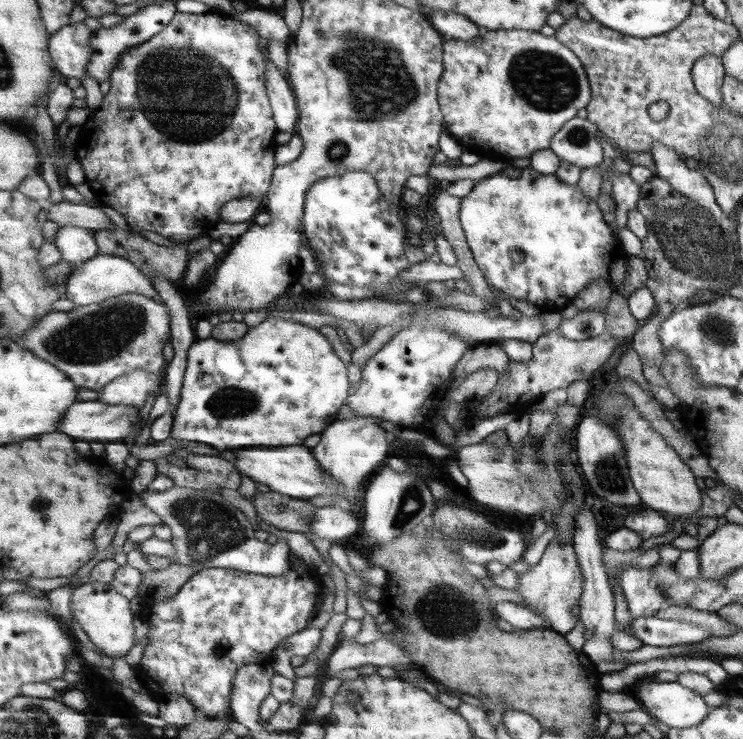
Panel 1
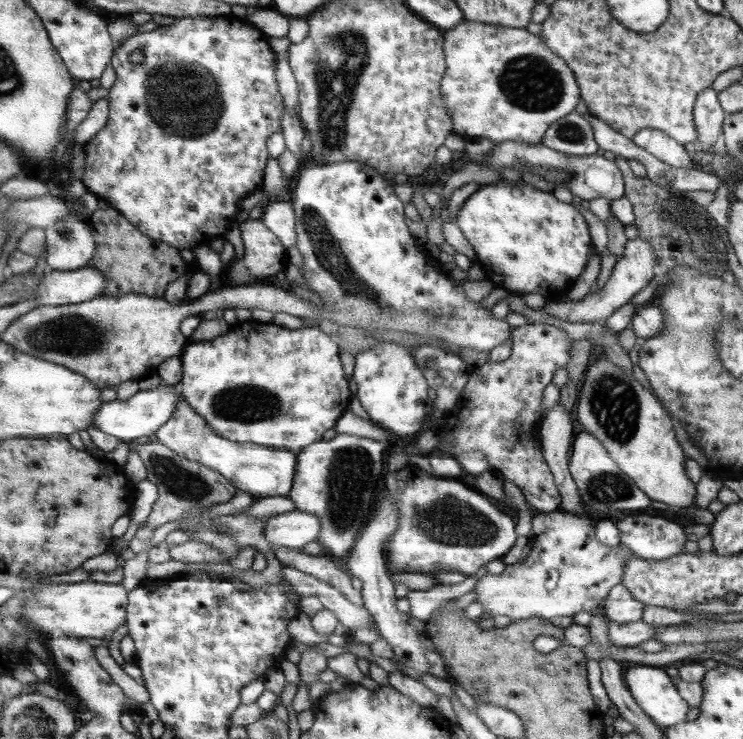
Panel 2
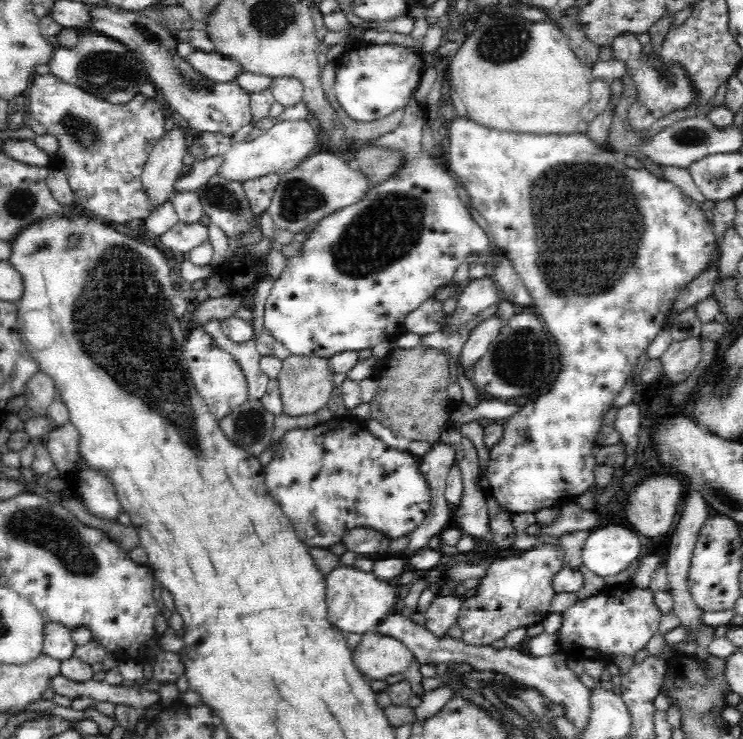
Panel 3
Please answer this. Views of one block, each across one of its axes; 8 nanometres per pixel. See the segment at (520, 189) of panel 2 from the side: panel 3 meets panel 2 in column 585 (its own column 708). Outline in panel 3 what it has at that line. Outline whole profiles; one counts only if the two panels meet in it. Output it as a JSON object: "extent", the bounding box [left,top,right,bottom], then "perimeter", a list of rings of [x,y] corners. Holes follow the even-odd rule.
{"extent":[446,116,715,515],"perimeter":[[[458,116],[450,124],[449,148],[446,152],[446,168],[456,176],[456,183],[464,188],[467,196],[478,210],[480,216],[488,221],[494,234],[497,246],[506,253],[511,260],[516,274],[521,278],[533,300],[535,315],[540,318],[544,328],[554,339],[558,349],[558,374],[549,391],[527,400],[520,411],[510,415],[503,423],[502,437],[489,450],[490,458],[487,462],[487,478],[489,488],[487,493],[494,497],[501,507],[512,515],[536,514],[544,508],[561,507],[588,492],[594,487],[594,468],[598,464],[592,450],[596,443],[596,436],[603,425],[604,416],[614,407],[615,398],[620,389],[633,377],[634,365],[644,354],[648,345],[658,336],[658,332],[665,328],[666,320],[671,314],[672,301],[682,288],[698,275],[714,256],[715,237],[714,227],[706,222],[702,211],[693,200],[684,196],[679,188],[664,178],[654,177],[645,169],[633,170],[620,162],[619,156],[610,149],[597,147],[586,134],[571,133],[570,135],[536,135],[530,133],[516,134],[486,128],[471,122],[465,116]]]}

